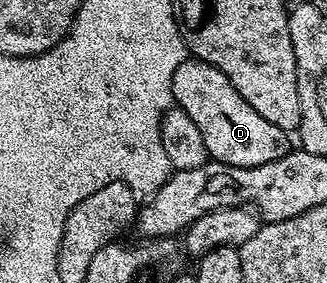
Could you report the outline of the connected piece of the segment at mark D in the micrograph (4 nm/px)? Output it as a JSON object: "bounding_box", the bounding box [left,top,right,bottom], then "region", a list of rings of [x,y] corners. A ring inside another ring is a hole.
{"bounding_box":[171,57,289,166],"region":[[[188,57],[177,72],[173,72],[171,97],[174,105],[189,112],[189,120],[201,128],[205,148],[214,161],[230,166],[260,166],[289,153],[288,131],[277,128],[277,124],[269,124],[269,120],[256,112],[213,64]]]}

